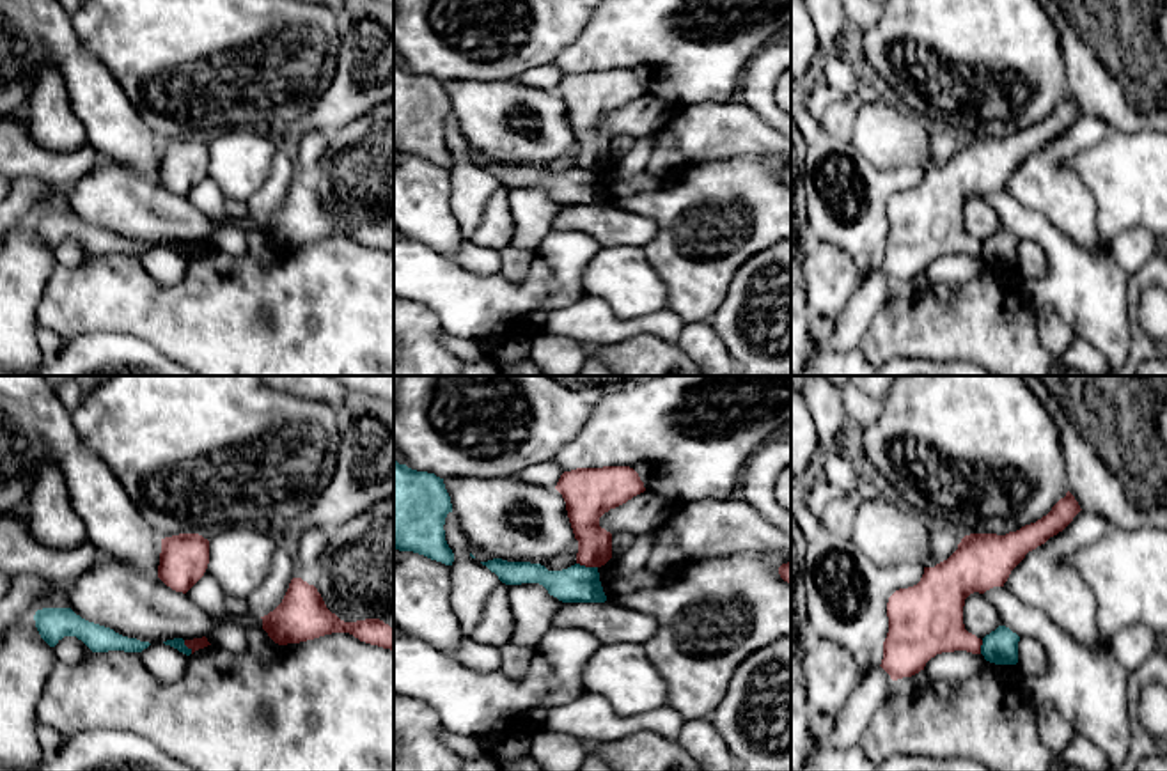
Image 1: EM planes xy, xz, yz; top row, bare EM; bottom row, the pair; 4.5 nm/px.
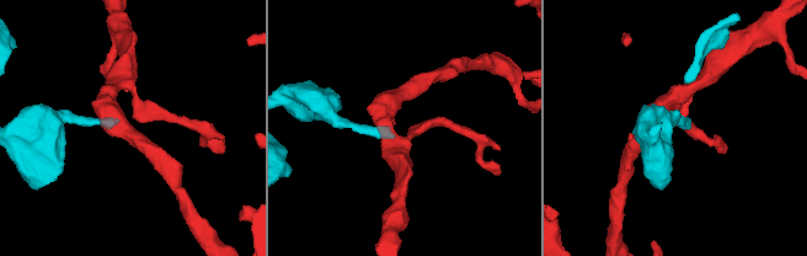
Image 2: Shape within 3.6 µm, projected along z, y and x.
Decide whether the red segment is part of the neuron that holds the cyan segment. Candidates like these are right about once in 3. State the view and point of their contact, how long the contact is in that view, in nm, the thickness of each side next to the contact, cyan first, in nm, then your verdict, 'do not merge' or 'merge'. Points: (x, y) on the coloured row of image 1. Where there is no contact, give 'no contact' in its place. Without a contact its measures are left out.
meets cyan in xz at (587, 568); contact 100 nm long; 170 nm thick on the cyan side, 160 nm on the other; do not merge

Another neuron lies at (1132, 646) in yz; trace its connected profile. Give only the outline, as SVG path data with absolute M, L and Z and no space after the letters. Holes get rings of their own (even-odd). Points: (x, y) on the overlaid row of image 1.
M1135 624L1107 636L1107 643L1114 658L1132 672L1156 650L1156 635L1149 627Z

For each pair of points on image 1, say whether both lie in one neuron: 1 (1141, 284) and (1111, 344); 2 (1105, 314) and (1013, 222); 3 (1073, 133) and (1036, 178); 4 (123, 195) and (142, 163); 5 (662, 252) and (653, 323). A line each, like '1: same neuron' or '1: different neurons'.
1: different neurons
2: same neuron
3: same neuron
4: different neurons
5: different neurons

